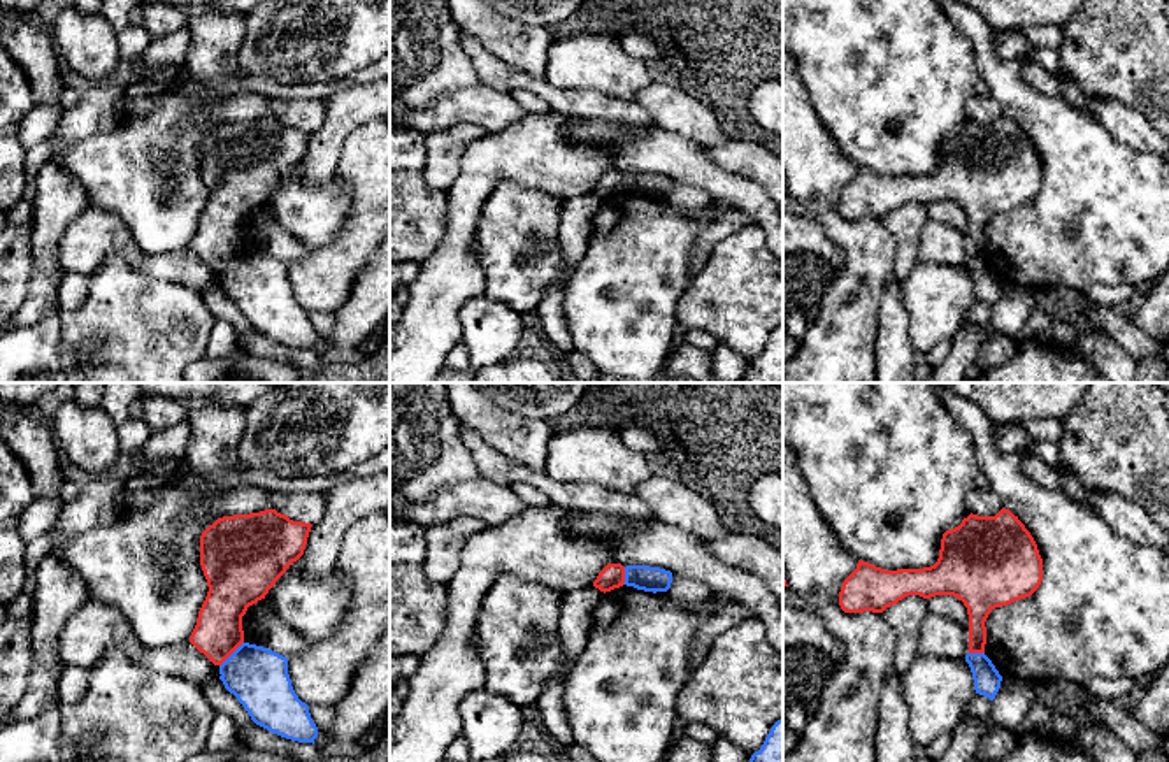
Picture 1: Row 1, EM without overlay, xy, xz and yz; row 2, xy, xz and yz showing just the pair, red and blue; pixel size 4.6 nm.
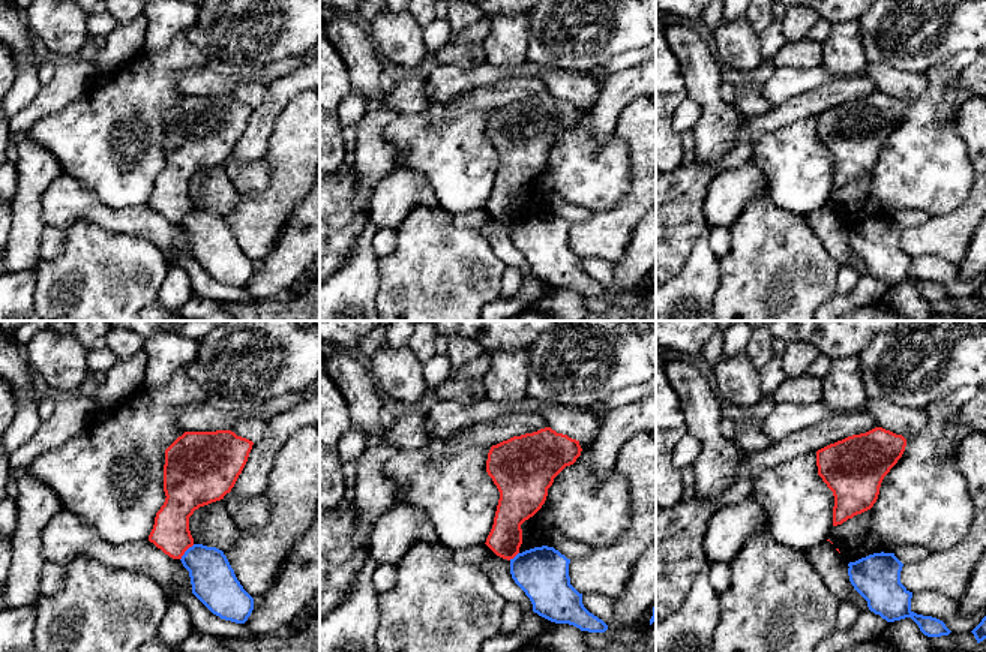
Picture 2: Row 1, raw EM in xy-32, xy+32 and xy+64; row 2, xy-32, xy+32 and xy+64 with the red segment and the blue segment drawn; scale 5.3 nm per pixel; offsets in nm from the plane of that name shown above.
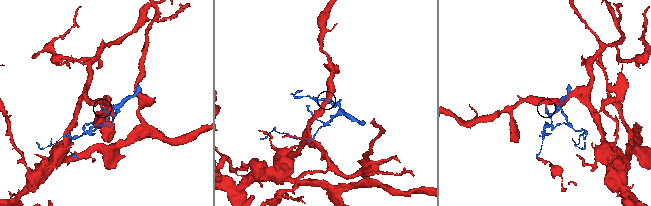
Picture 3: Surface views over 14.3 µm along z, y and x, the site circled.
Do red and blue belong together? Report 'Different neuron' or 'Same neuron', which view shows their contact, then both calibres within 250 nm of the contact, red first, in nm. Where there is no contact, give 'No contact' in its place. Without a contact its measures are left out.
Different neuron. Touches red in xy. Thickness 220 nm (red) against 280 nm

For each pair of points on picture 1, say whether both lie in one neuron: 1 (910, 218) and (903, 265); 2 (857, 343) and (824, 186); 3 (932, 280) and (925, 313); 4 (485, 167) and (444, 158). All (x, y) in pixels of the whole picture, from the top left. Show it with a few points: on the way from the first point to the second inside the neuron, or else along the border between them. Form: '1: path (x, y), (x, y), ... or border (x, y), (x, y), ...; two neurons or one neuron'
1: path (906, 230), (906, 253); one neuron
2: path (857, 304), (857, 246), (836, 225); one neuron
3: path (932, 288), (929, 304); one neuron
4: border (488, 132), (469, 146), (460, 174), (446, 192); two neurons

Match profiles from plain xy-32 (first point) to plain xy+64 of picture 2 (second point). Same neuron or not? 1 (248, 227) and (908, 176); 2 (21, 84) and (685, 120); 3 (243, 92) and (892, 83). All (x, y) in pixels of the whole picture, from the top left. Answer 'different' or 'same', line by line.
1: different
2: same
3: same

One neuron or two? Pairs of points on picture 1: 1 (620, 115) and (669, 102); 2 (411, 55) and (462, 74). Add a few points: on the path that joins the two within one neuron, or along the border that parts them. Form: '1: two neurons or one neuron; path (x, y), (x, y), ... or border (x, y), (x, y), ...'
1: two neurons; border (634, 100), (653, 125)
2: one neuron; path (423, 60), (450, 69)

